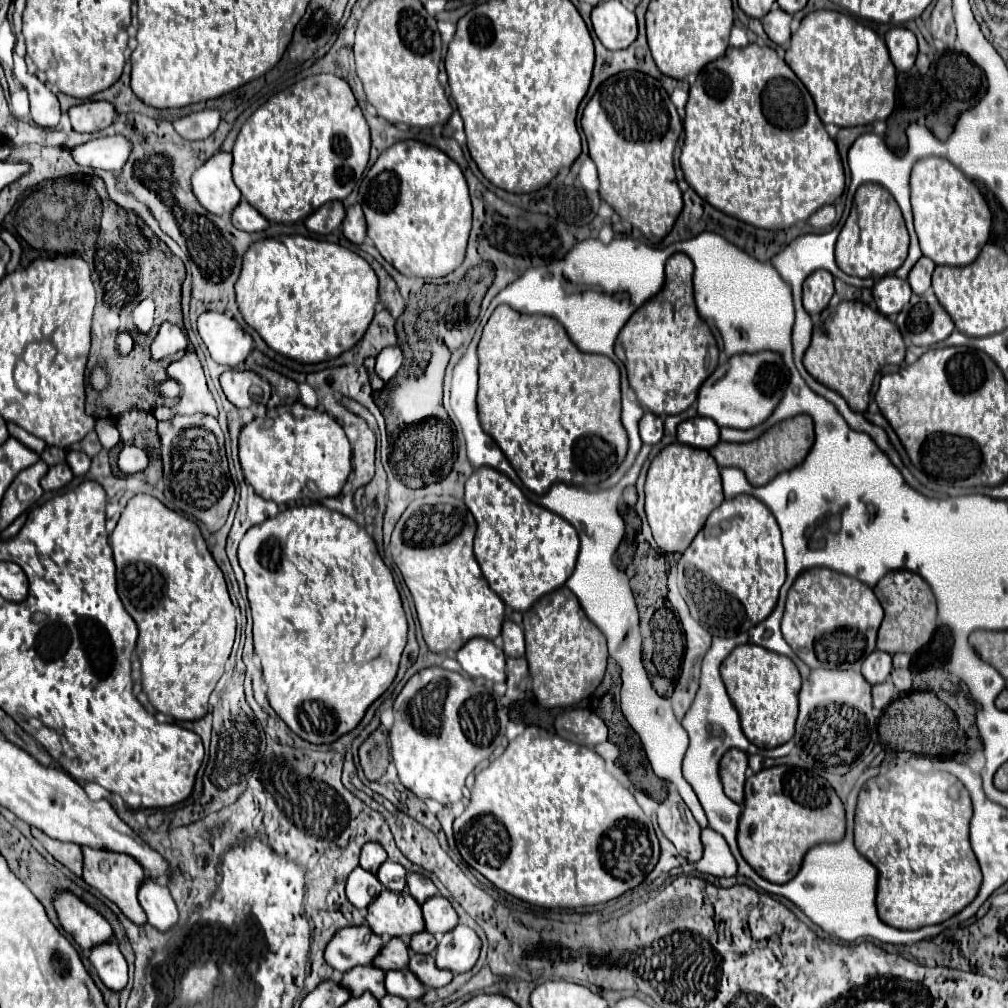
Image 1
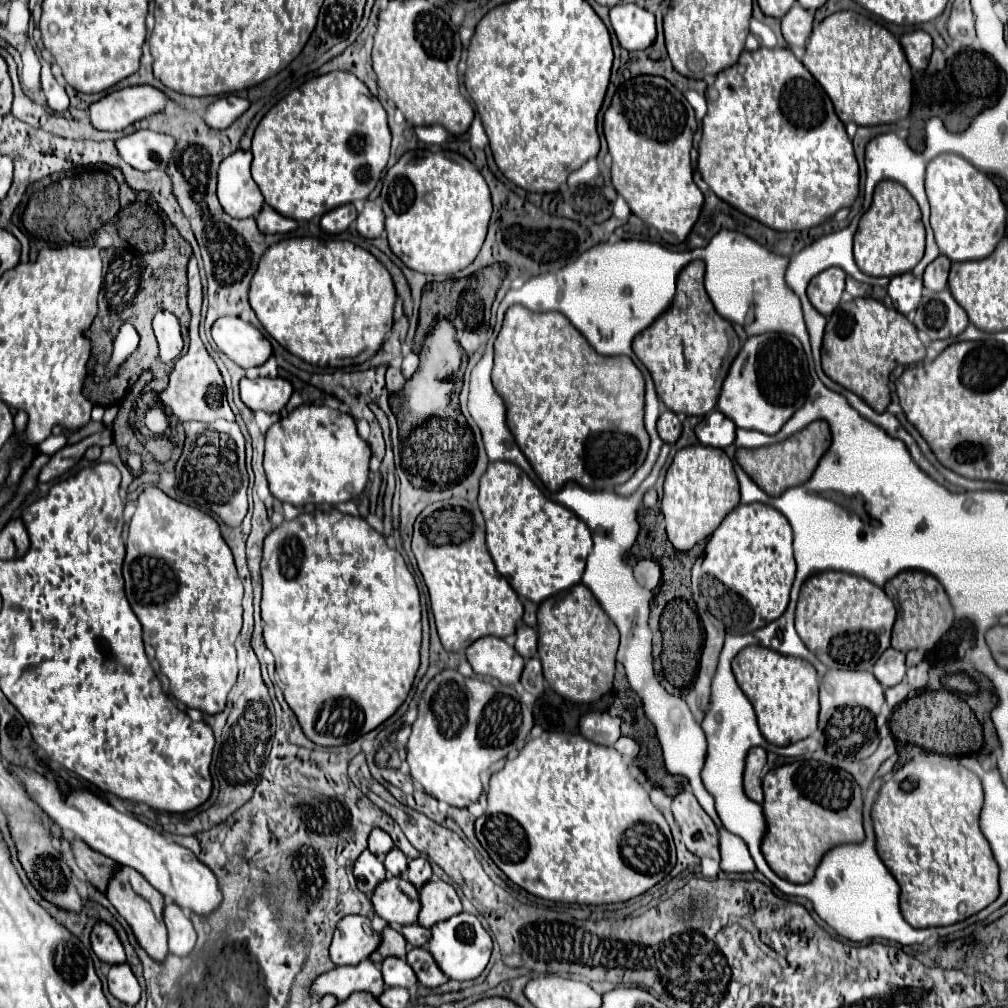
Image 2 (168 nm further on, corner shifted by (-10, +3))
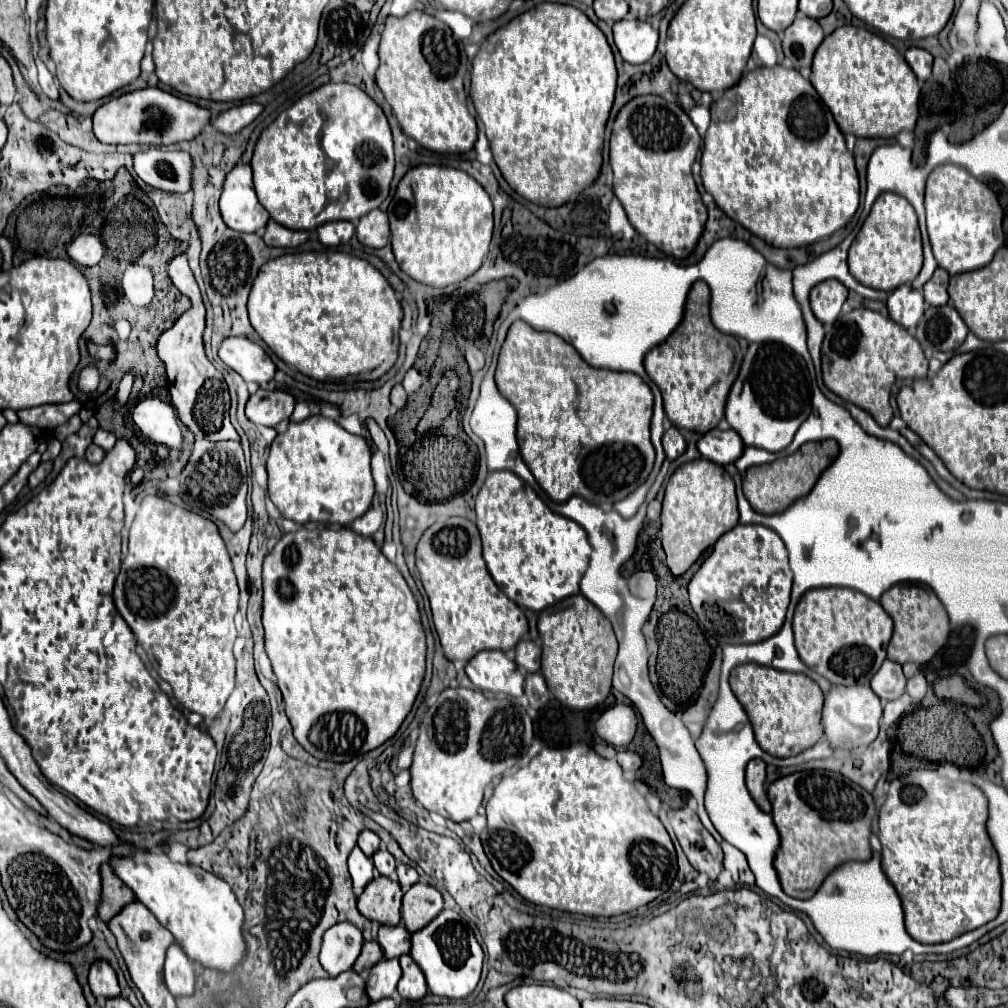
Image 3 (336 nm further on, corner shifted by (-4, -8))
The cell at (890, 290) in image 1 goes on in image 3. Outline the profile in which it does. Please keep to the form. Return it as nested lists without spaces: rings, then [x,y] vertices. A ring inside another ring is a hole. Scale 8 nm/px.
[[[902,285],[894,289],[888,297],[890,317],[908,331],[914,331],[920,317],[924,315],[924,297],[912,285]]]

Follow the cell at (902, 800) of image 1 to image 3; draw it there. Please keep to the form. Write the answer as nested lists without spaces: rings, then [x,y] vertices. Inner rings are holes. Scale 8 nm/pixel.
[[[916,769],[894,779],[888,789],[888,799],[880,807],[880,843],[882,869],[896,887],[904,915],[906,931],[920,943],[944,943],[954,937],[974,931],[1000,913],[1000,859],[986,831],[988,799],[968,781],[952,781],[940,777],[934,769]]]

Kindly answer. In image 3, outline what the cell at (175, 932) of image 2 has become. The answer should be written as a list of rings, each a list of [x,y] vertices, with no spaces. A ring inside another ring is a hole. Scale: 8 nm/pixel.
[[[176,943],[166,953],[164,981],[174,997],[190,997],[194,993],[194,967]]]

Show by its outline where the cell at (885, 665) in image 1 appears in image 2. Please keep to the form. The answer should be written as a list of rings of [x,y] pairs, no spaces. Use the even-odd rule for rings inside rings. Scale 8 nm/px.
[[[888,648],[888,650],[878,658],[878,662],[874,664],[874,676],[878,678],[878,682],[880,682],[884,688],[902,682],[902,680],[904,680],[904,674],[906,674],[904,652],[894,650],[894,648]]]

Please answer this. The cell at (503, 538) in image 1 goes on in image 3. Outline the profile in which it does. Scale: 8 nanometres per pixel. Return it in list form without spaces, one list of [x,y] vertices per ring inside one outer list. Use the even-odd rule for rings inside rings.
[[[488,473],[476,497],[476,517],[488,571],[516,605],[542,611],[564,597],[580,593],[578,585],[592,553],[586,531],[572,519],[552,513],[536,491],[516,473]]]

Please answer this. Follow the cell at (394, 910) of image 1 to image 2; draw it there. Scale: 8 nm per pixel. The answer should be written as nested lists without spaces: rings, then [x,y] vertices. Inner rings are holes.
[[[386,878],[372,894],[376,914],[390,926],[416,924],[420,914],[420,894],[404,878]]]

